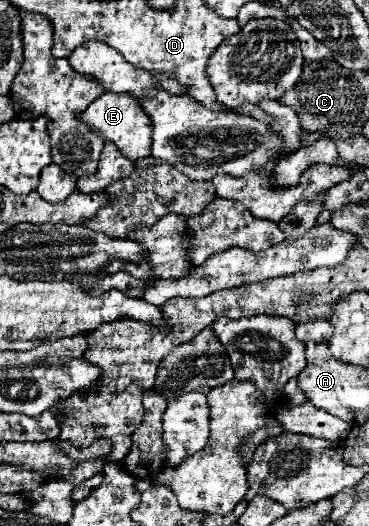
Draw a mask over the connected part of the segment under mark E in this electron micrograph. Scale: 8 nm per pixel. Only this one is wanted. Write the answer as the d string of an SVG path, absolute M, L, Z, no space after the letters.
M102 93L94 103L90 103L90 107L80 115L82 121L86 121L88 125L92 125L92 129L96 129L104 141L112 141L116 143L116 147L122 151L124 157L128 157L130 161L138 161L144 157L150 157L150 147L152 147L152 121L150 117L144 113L140 99L130 95L130 93Z

